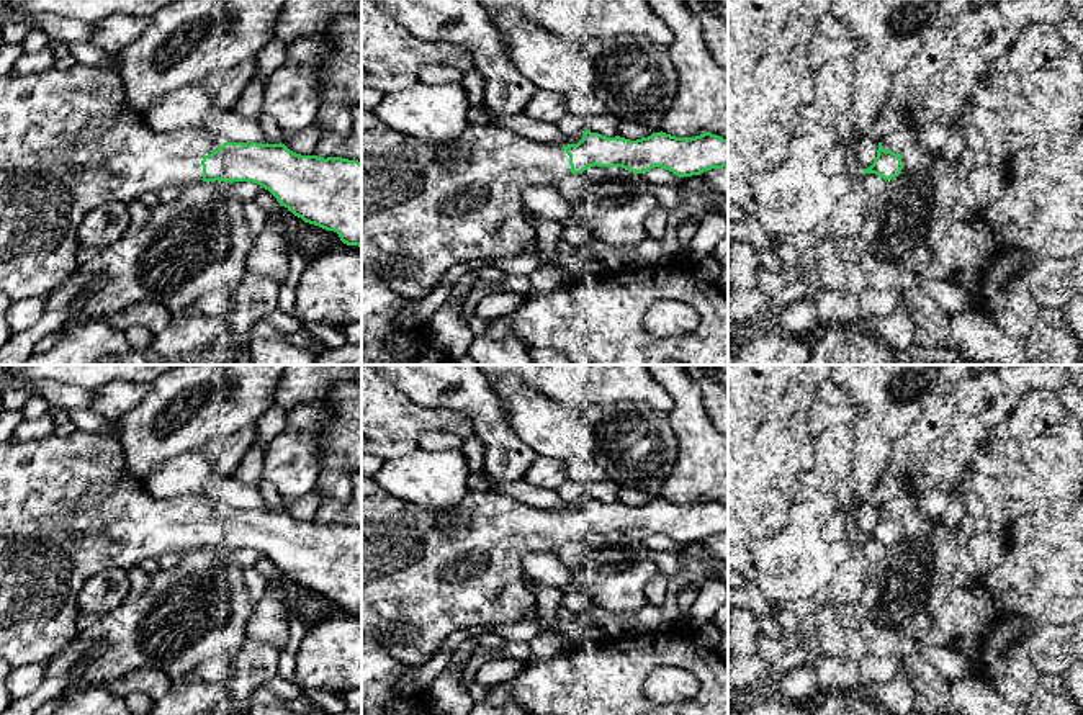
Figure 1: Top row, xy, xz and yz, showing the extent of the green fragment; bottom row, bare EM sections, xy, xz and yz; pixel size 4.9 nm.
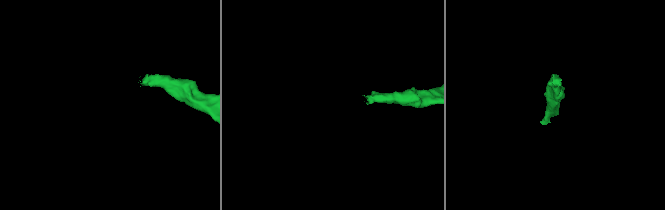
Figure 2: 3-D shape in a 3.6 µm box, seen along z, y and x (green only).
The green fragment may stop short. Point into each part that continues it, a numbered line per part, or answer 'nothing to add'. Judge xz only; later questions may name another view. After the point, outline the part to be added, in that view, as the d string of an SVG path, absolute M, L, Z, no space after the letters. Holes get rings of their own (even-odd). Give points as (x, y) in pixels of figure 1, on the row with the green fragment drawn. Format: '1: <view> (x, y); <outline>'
1: xz (431, 205); M362 106L362 267L378 267L386 275L389 286L396 293L402 295L404 298L420 299L438 286L438 283L453 265L458 265L461 262L489 260L502 255L528 252L537 245L537 232L533 227L535 214L524 206L524 191L533 185L553 188L569 173L569 155L561 146L540 144L510 129L499 128L494 123L488 126L471 124L461 133L460 137L443 144L432 144L389 128L373 113L371 108ZM391 260L407 262L412 268L412 273L409 277L404 277L401 272L391 273Z

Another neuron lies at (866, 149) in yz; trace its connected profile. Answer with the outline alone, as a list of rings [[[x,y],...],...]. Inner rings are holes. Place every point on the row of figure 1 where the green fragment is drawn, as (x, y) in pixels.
[[[864,136],[856,141],[856,157],[862,169],[869,169],[874,164],[877,151],[879,142],[870,139],[869,136]]]

